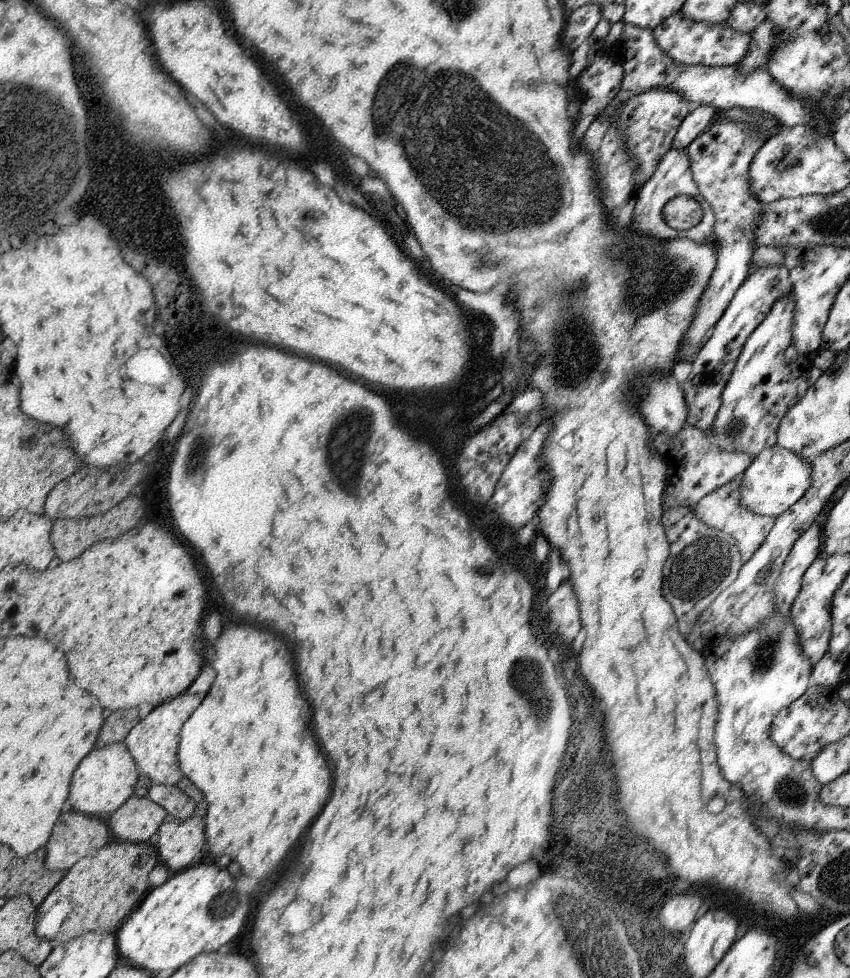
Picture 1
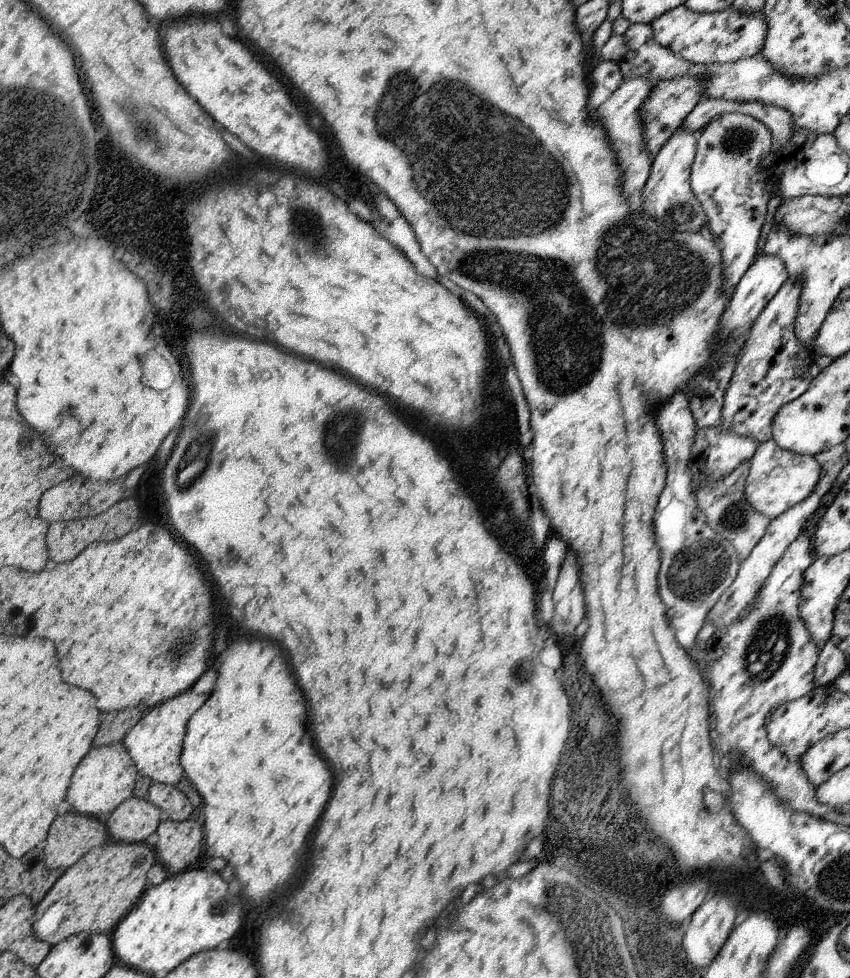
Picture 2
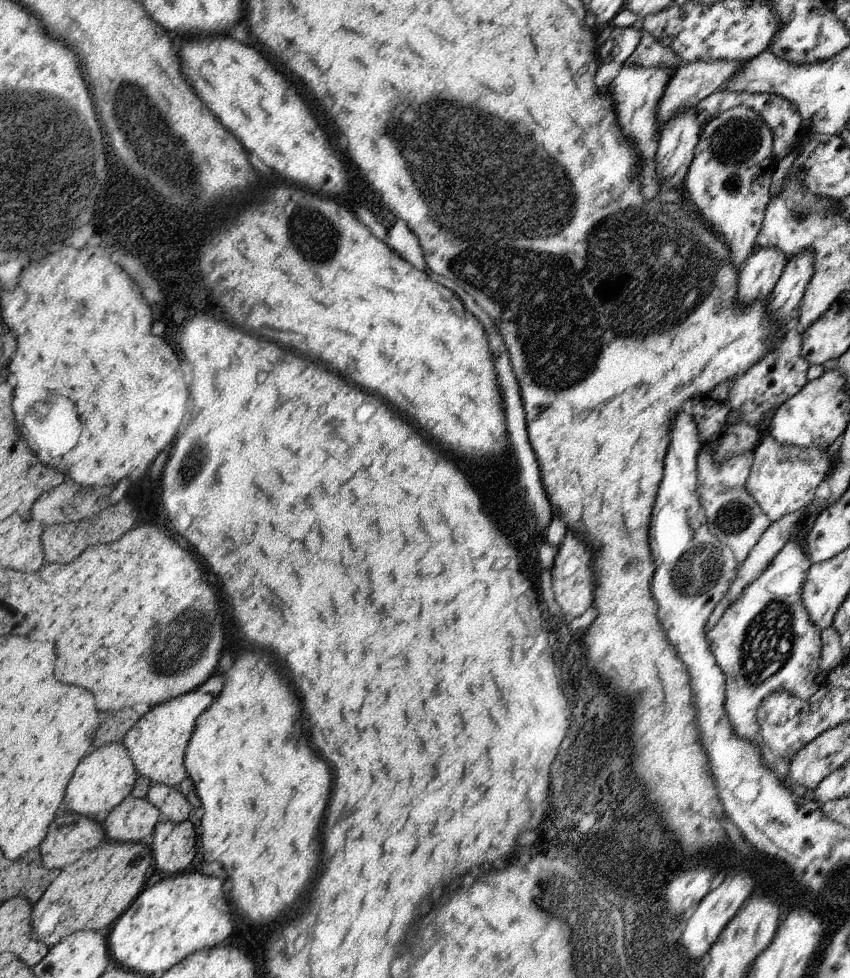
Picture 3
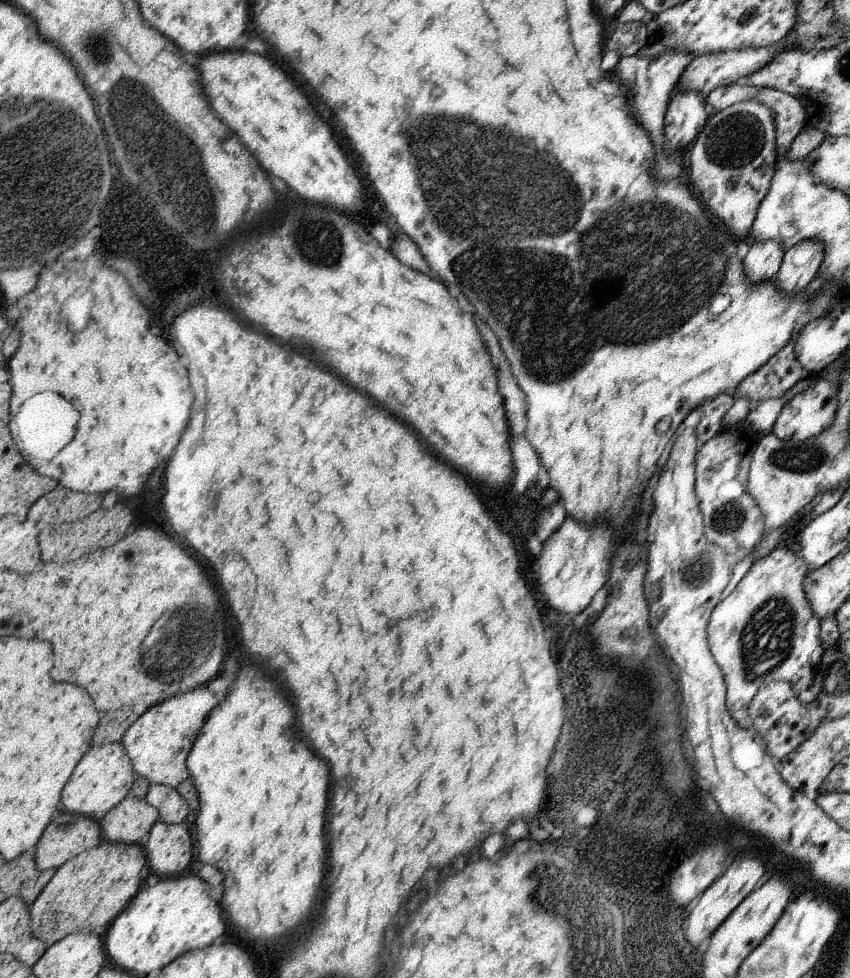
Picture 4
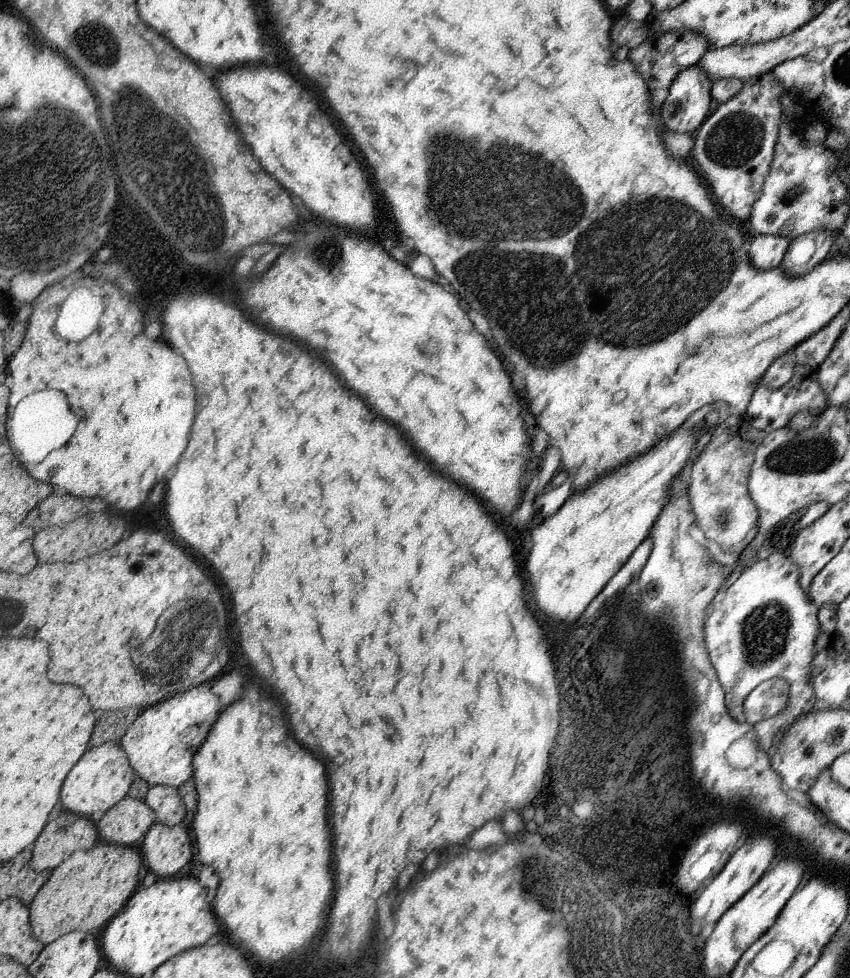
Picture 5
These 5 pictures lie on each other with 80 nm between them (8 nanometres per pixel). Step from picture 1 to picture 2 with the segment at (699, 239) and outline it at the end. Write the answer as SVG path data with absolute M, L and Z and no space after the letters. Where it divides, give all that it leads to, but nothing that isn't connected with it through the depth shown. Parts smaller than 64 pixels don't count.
M682 126L672 136L671 140L666 143L662 150L655 156L651 164L650 178L643 188L643 203L640 210L660 222L667 222L672 204L690 205L693 210L691 213L690 224L687 226L691 231L697 232L702 228L707 229L709 220L706 211L702 208L702 203L696 198L691 188L691 168L694 166L696 145L698 140L697 134L684 131Z

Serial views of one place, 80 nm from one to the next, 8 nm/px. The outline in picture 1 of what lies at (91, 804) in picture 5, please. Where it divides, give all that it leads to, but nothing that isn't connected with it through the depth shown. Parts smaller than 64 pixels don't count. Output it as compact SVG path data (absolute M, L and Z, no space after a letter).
M122 739L110 740L103 747L98 745L95 751L90 751L80 761L72 775L72 786L69 788L70 809L88 816L108 819L134 794L134 786L138 780L134 761Z

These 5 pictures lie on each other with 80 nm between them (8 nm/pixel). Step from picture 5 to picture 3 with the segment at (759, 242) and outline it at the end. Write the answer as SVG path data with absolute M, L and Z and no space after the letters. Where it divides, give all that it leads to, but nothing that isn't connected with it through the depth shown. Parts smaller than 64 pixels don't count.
M757 246L738 272L736 294L739 304L753 305L758 301L766 301L783 275L787 261L787 256L778 249Z

